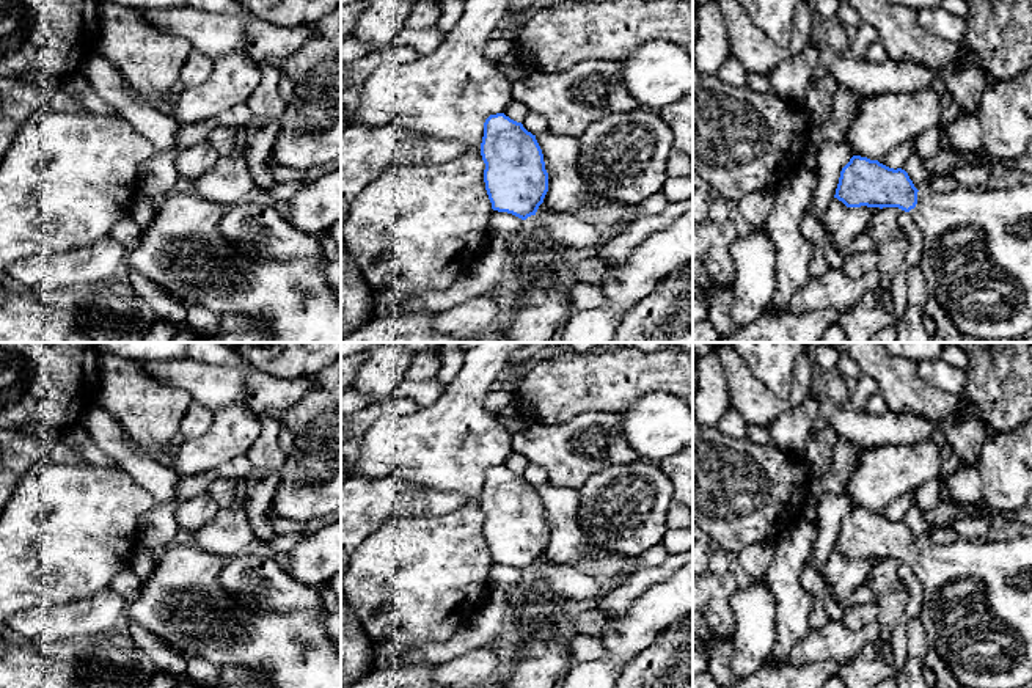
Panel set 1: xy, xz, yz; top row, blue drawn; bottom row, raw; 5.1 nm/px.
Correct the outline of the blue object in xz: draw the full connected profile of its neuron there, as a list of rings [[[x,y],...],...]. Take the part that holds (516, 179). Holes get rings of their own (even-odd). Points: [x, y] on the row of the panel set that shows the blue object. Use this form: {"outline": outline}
{"outline": [[[504,113],[490,115],[484,123],[481,156],[485,163],[484,182],[492,209],[512,214],[525,221],[523,239],[531,237],[526,250],[515,256],[517,294],[520,302],[509,309],[506,322],[487,339],[487,342],[550,342],[575,311],[569,283],[573,280],[572,270],[576,264],[567,264],[562,247],[554,243],[545,232],[540,239],[534,236],[539,228],[534,215],[548,192],[548,173],[543,154],[536,135],[528,132]]]}

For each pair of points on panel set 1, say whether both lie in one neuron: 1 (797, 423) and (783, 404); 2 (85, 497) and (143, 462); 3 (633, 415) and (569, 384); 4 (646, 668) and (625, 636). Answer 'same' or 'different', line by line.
1: different
2: different
3: different
4: different

